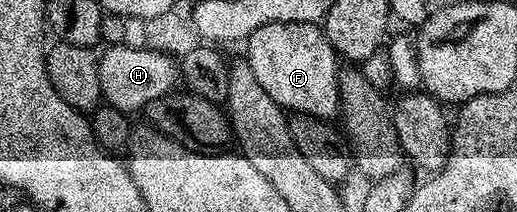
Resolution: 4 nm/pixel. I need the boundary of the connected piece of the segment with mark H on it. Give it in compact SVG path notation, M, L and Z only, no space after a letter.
M124 43L104 48L99 53L100 95L103 103L114 106L129 114L139 113L154 98L162 98L173 91L178 84L178 64L171 55L155 49L133 48Z

